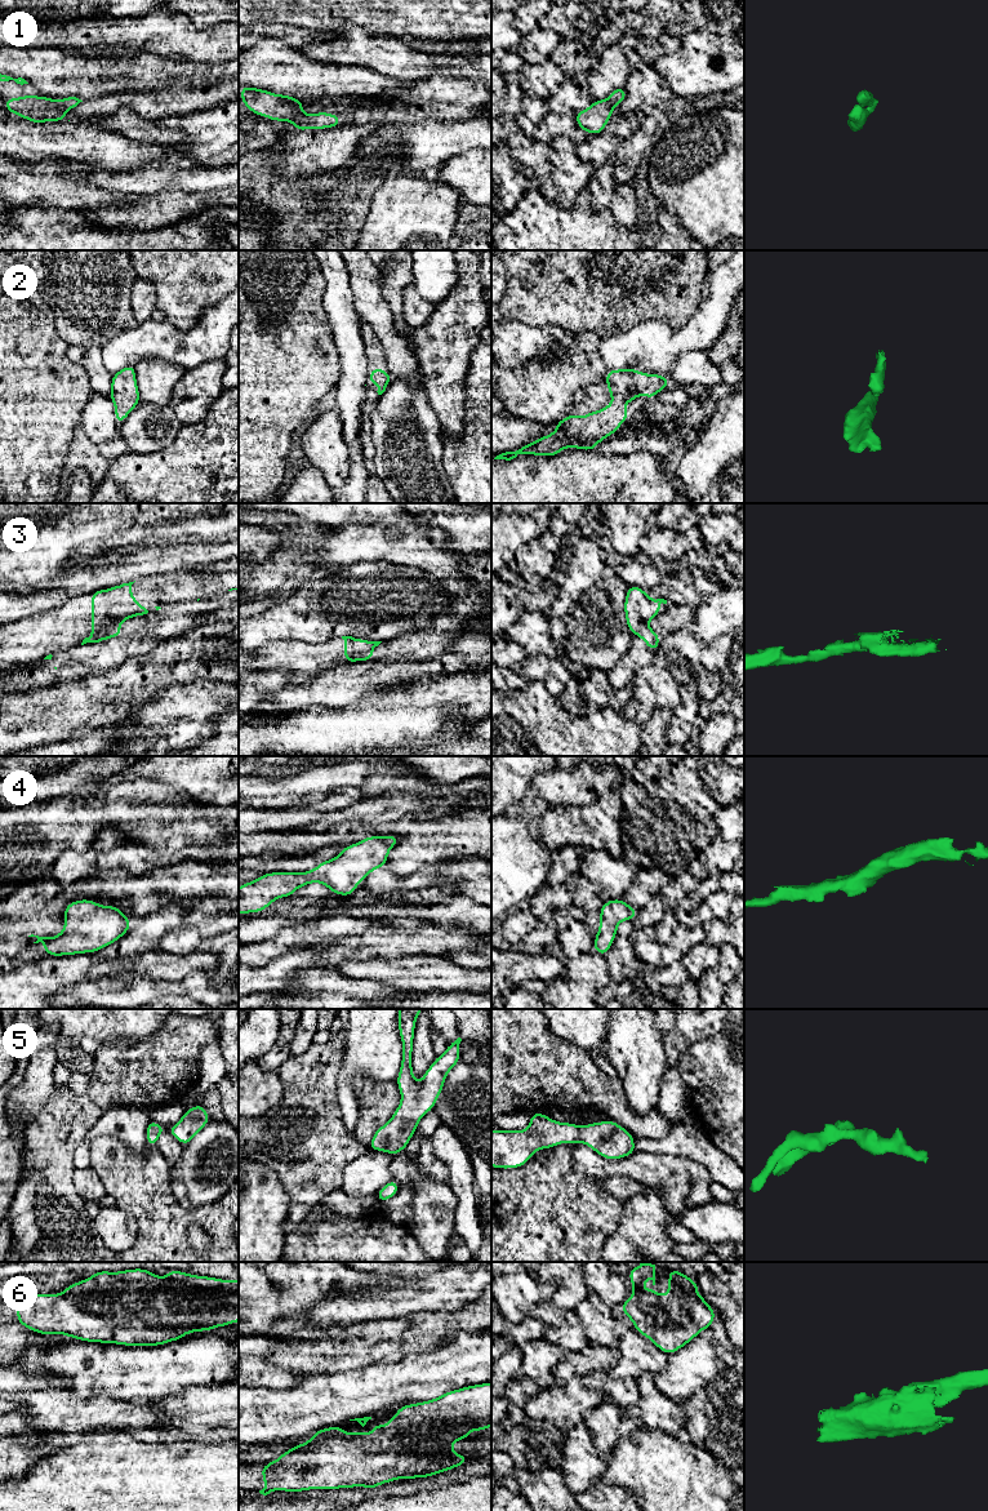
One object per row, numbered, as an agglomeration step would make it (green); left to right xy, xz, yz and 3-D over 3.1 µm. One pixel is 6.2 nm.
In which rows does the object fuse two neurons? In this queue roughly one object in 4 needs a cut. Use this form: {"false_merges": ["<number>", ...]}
{"false_merges": ["3"]}

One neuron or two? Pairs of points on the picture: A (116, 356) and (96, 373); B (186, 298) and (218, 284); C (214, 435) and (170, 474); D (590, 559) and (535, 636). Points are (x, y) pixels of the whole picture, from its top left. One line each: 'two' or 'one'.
A: two
B: one
C: one
D: two

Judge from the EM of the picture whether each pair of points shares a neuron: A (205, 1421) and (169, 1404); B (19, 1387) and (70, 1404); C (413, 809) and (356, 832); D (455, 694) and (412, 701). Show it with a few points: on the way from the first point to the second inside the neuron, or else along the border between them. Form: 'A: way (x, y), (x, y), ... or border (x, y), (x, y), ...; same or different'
A: way (196, 1412), (178, 1410); same
B: way (32, 1394), (47, 1404), (57, 1404); same
C: border (406, 816), (396, 821), (378, 823), (360, 821); different
D: way (445, 694), (422, 694); same

